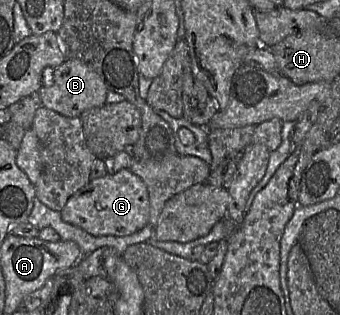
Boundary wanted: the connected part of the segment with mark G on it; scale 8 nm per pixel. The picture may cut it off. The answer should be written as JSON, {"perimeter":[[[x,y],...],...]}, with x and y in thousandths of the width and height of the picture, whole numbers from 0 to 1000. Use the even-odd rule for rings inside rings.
{"perimeter":[[[379,537],[265,571],[218,613],[176,670],[188,705],[274,749],[376,749],[438,711],[441,641],[426,581]]]}

